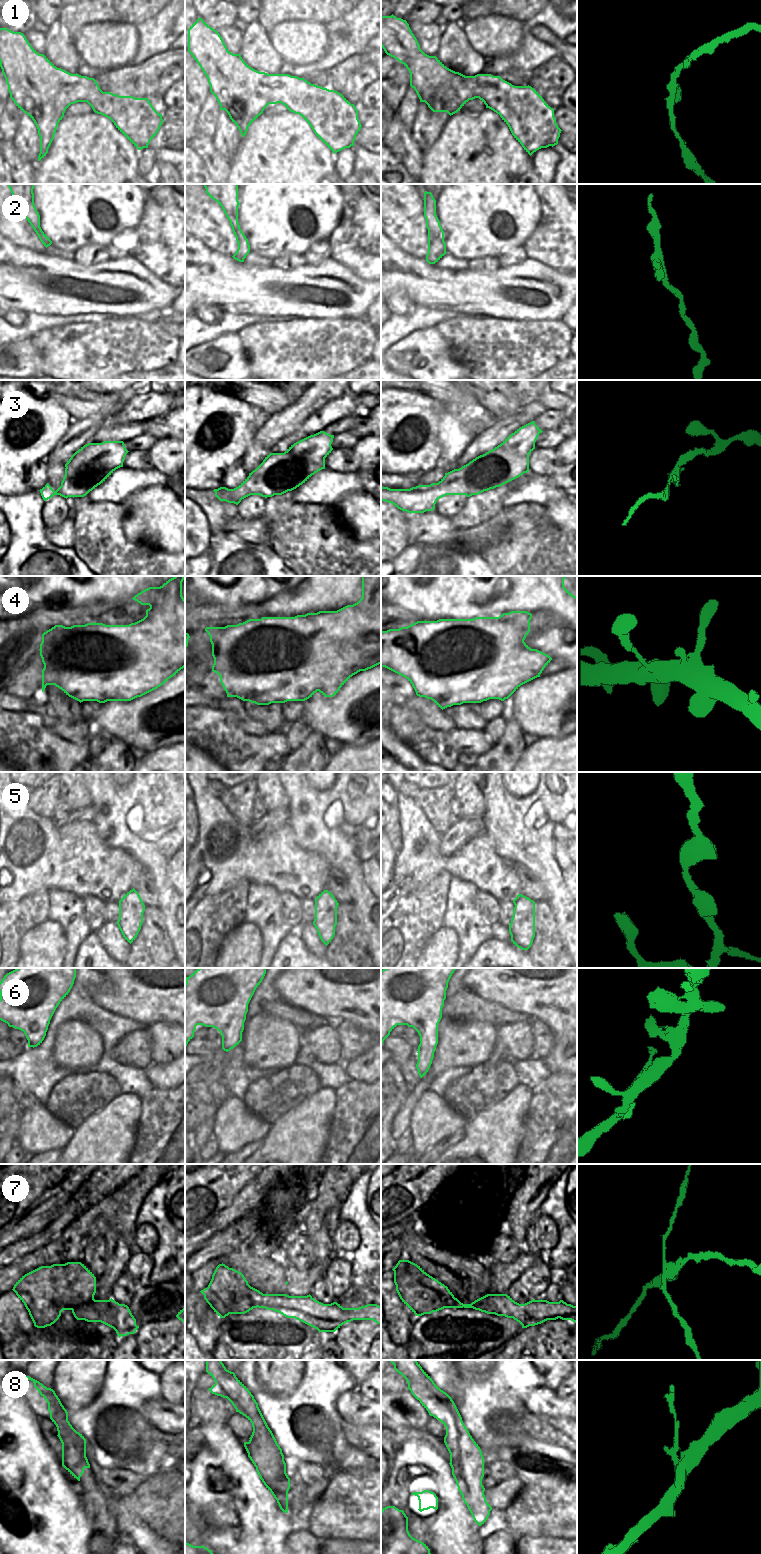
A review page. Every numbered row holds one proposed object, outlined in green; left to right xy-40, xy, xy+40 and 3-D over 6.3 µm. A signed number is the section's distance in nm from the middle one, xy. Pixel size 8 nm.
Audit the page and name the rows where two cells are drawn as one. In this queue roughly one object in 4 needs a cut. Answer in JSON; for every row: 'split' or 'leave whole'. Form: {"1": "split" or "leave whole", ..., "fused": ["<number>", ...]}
{"1": "leave whole", "2": "leave whole", "3": "split", "4": "leave whole", "5": "leave whole", "6": "leave whole", "7": "split", "8": "split", "fused": ["3", "7", "8"]}

